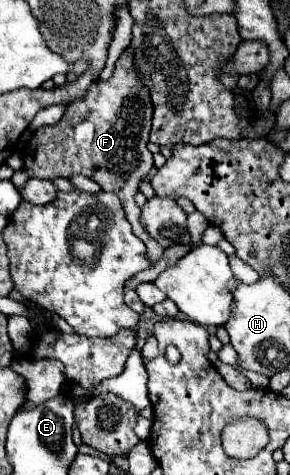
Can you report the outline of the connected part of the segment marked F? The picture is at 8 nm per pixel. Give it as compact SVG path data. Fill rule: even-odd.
M126 47L120 55L120 59L116 61L114 73L108 81L96 81L90 85L88 95L82 101L74 101L66 107L62 119L50 127L40 127L32 139L26 145L24 151L24 169L28 171L30 177L36 179L56 179L56 177L70 177L70 175L86 175L92 181L96 181L102 191L112 191L120 197L124 211L126 211L126 219L130 221L134 233L146 243L148 247L148 257L158 261L164 253L164 247L154 241L150 235L140 225L140 207L134 201L134 195L138 193L138 183L142 179L148 177L148 171L154 167L152 161L152 153L148 151L148 133L150 133L150 125L152 125L152 101L150 101L150 89L142 83L142 79L138 77L136 69L134 69L134 51L130 47Z

